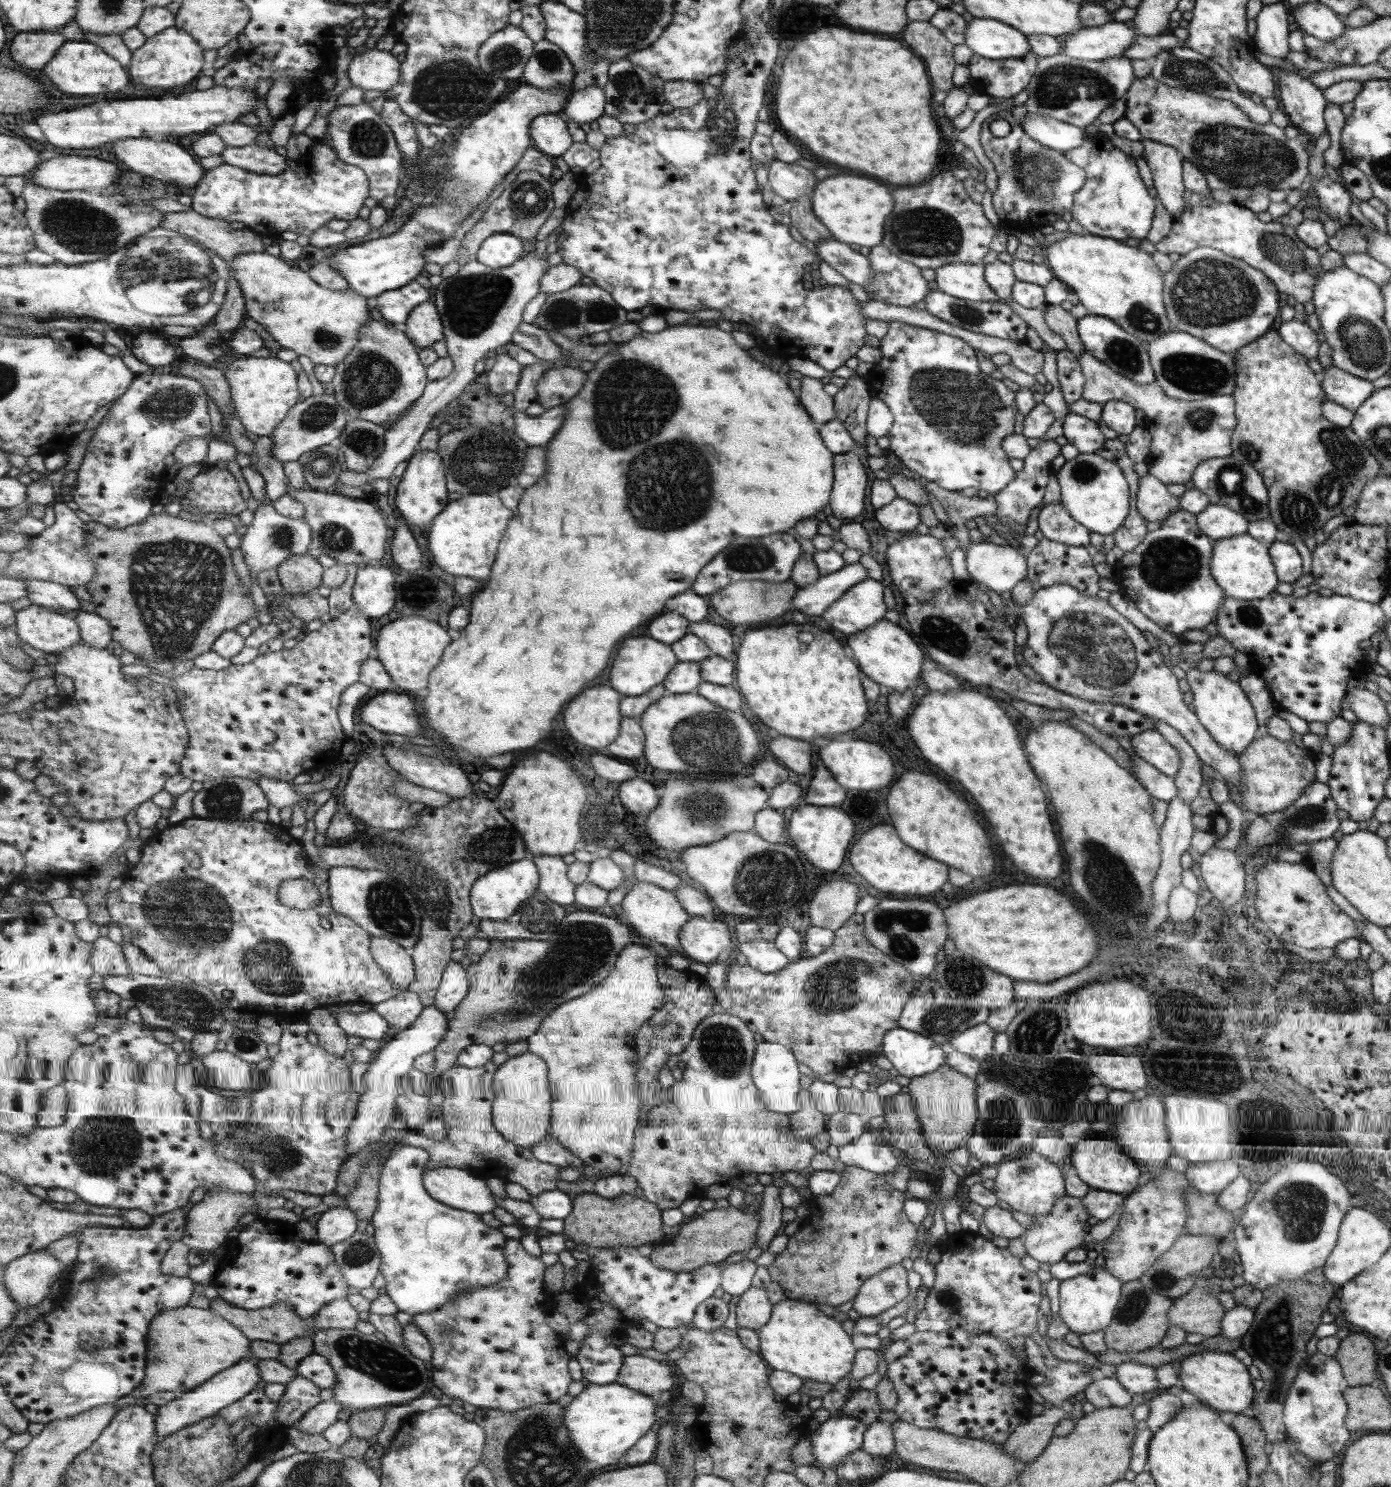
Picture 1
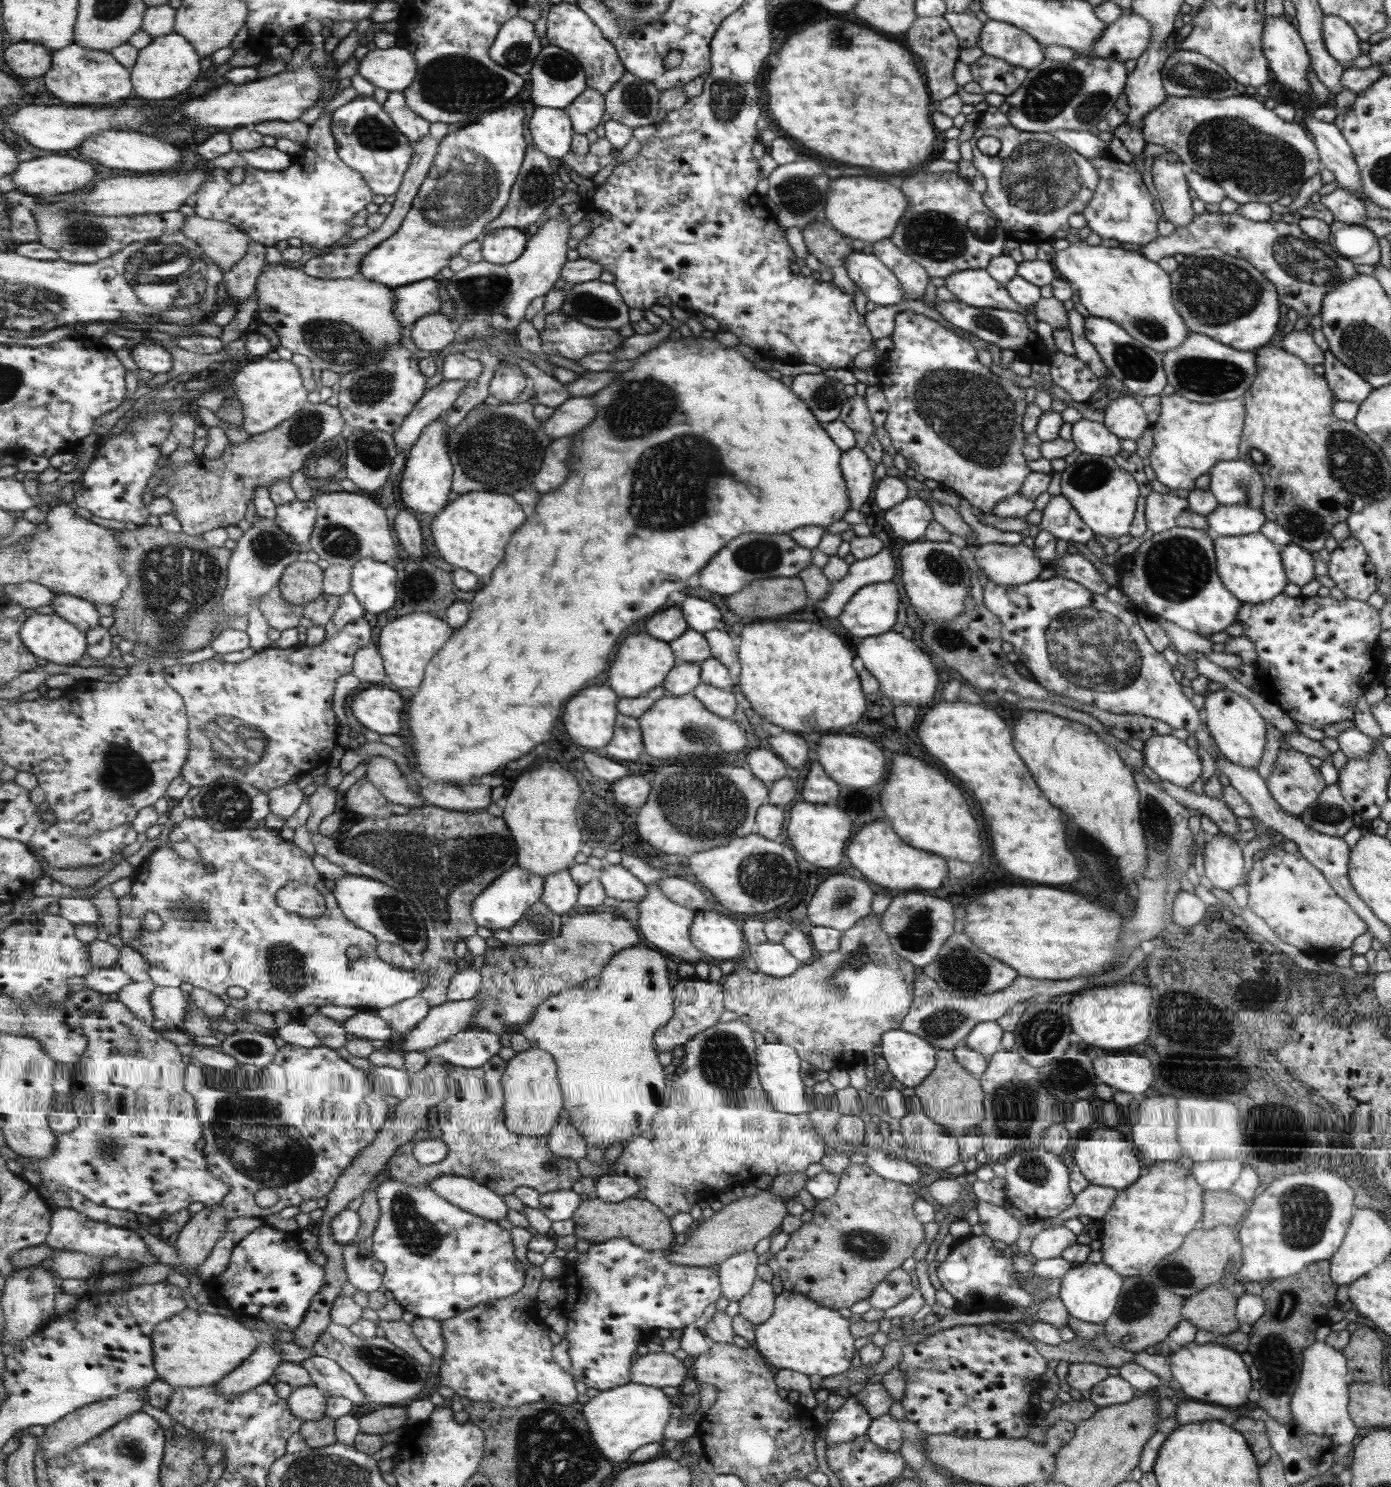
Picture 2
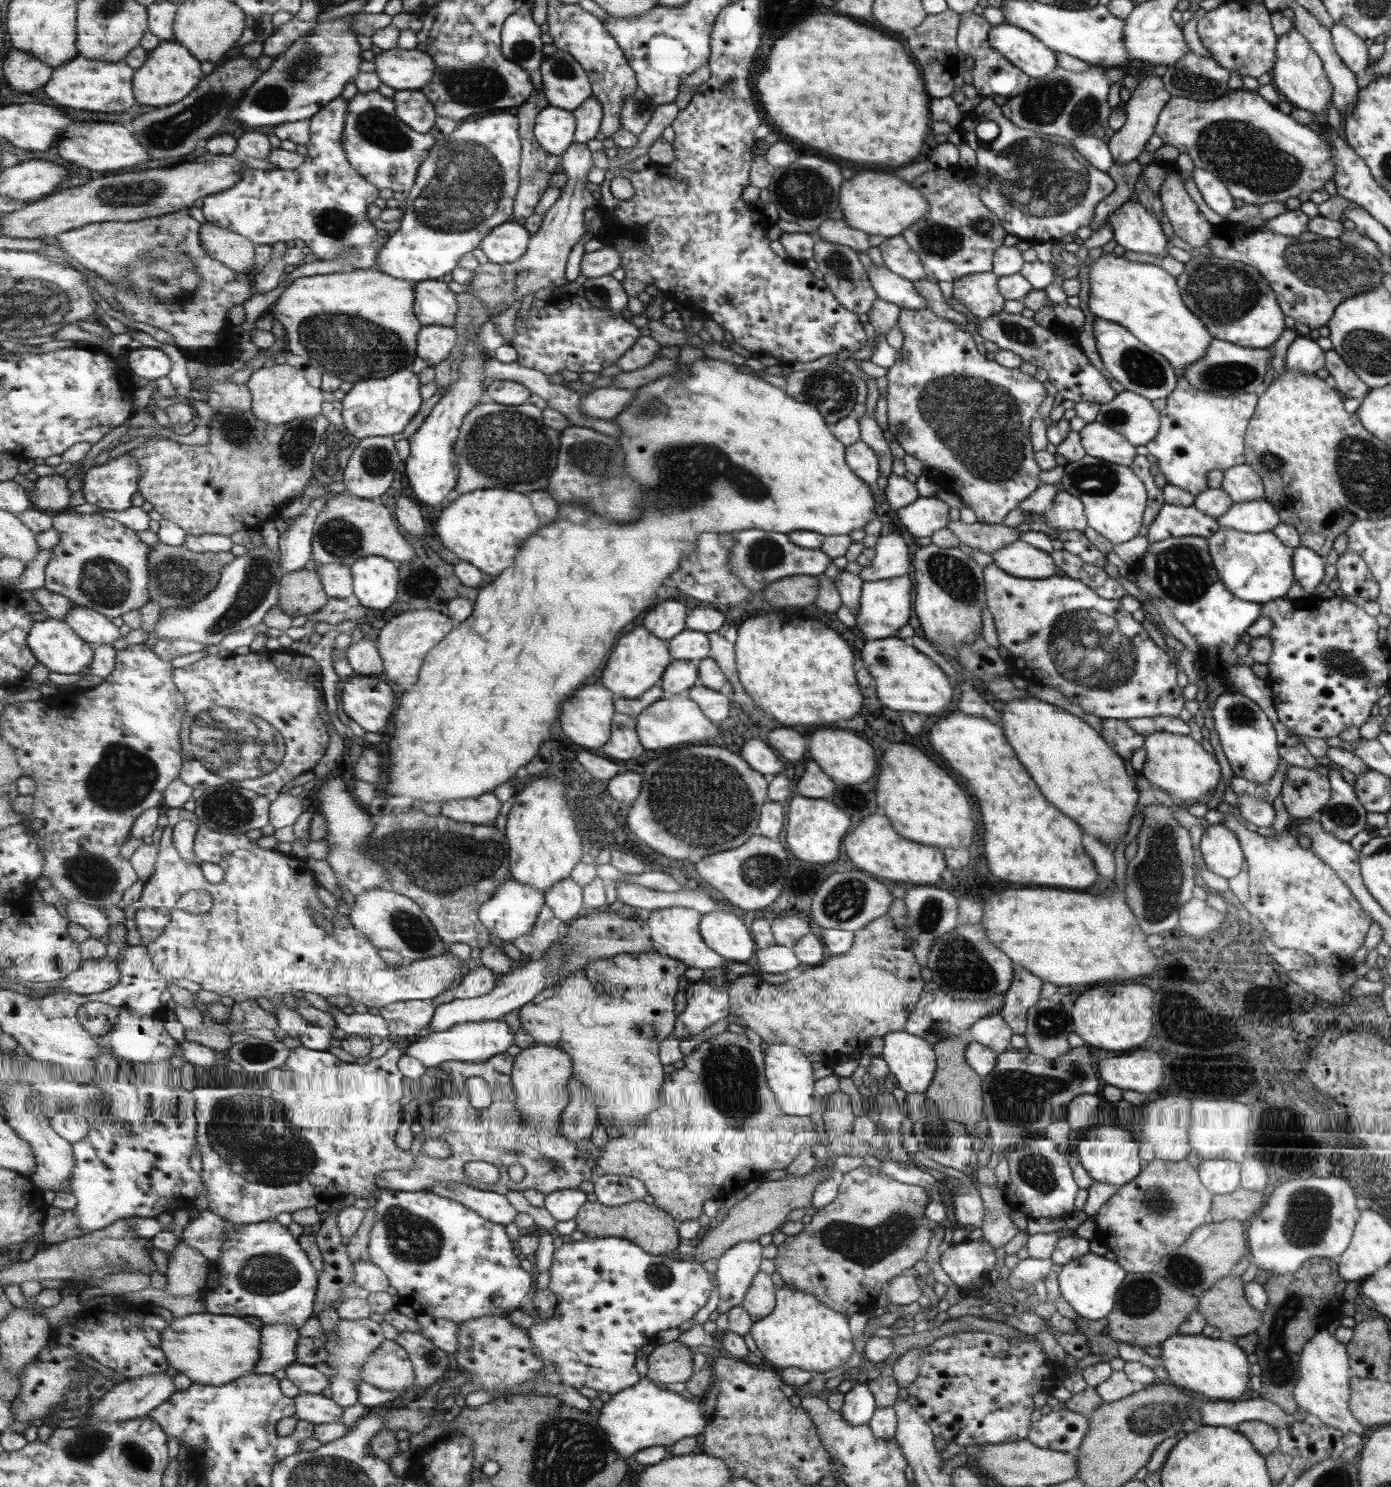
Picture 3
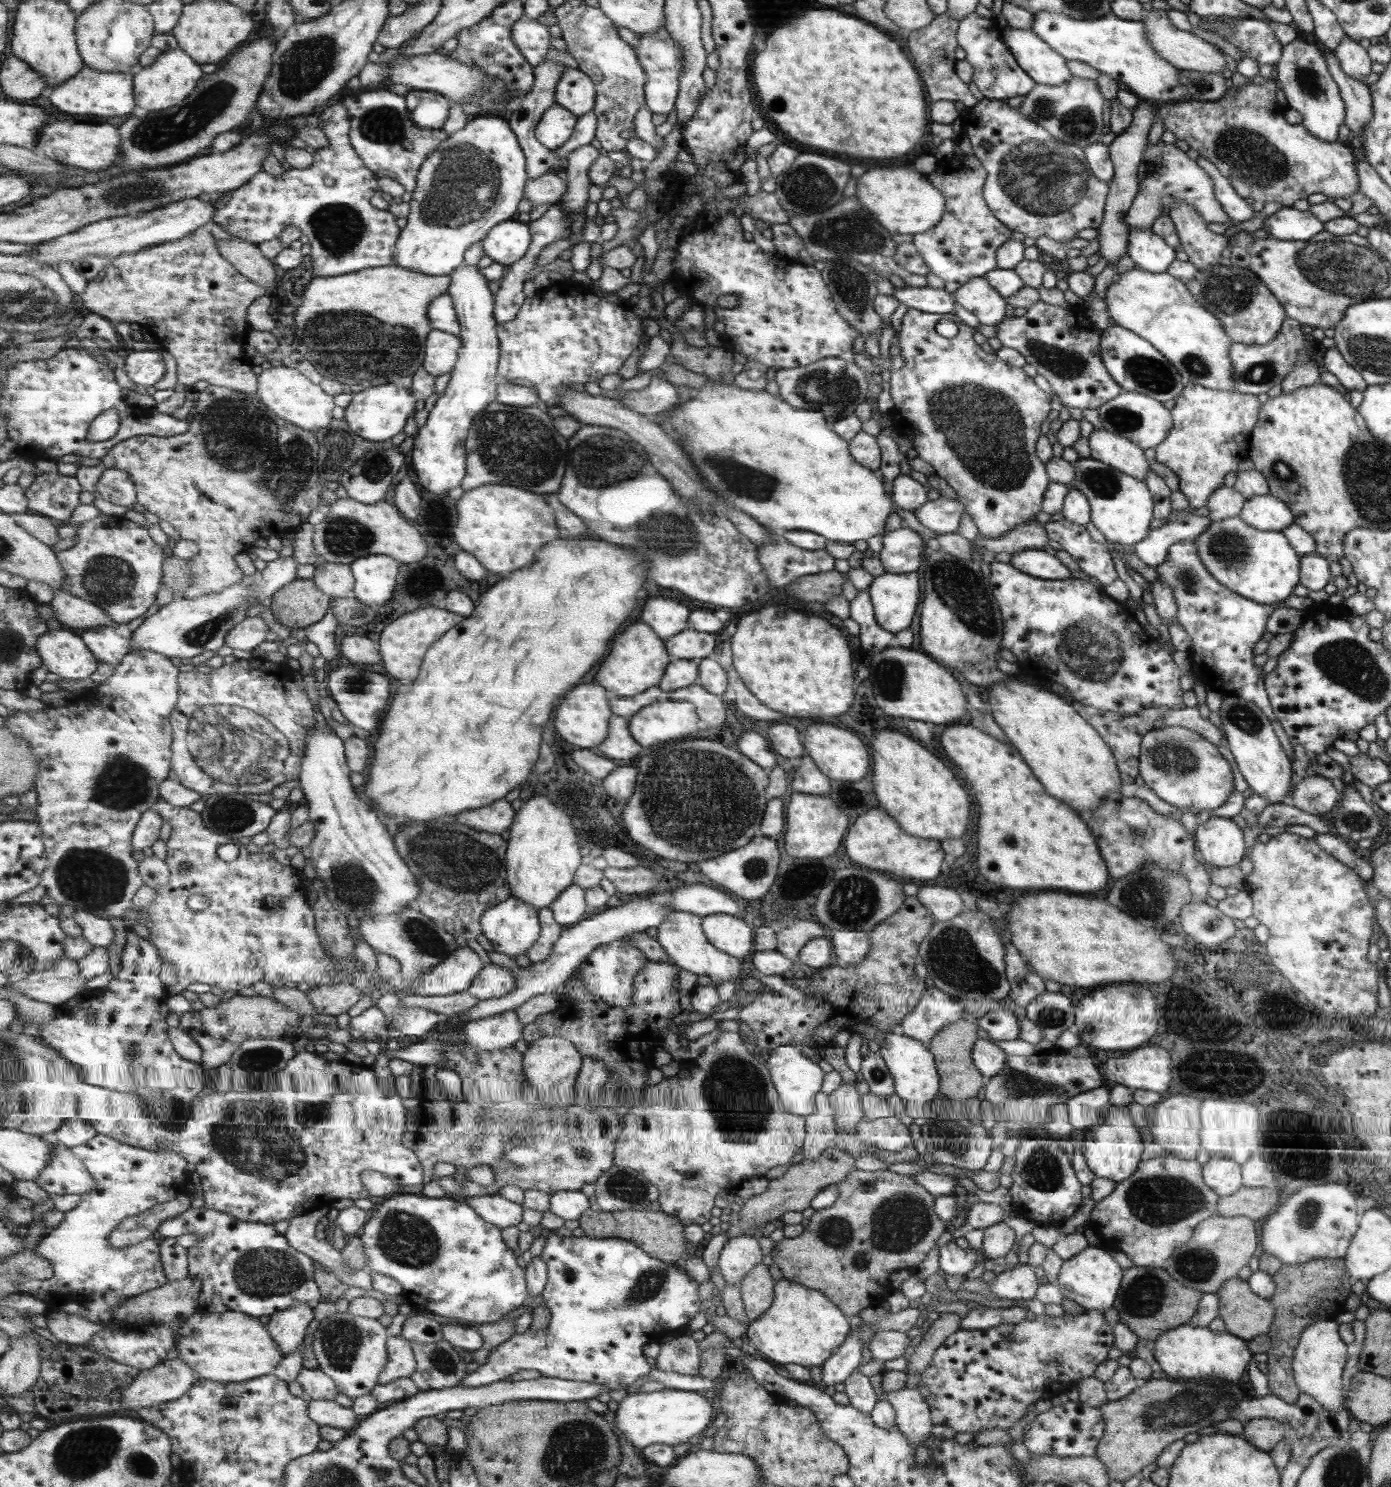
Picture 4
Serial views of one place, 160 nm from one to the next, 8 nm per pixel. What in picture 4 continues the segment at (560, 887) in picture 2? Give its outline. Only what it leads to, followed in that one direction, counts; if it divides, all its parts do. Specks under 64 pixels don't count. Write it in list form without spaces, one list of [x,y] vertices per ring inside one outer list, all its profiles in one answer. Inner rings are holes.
[[[573,883],[550,906],[559,924],[568,928],[587,918],[586,890]]]

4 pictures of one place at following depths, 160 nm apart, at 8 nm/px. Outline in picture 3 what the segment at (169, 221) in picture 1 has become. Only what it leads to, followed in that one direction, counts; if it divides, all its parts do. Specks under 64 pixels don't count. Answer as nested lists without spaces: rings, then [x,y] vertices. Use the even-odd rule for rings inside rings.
[[[206,223],[201,225],[200,237],[208,256],[237,273],[255,274],[257,245],[232,229]]]

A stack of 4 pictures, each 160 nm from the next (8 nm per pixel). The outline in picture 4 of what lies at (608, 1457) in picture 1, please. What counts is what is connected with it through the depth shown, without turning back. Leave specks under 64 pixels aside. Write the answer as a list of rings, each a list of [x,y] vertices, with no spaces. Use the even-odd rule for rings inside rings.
[[[665,1387],[659,1391],[628,1393],[618,1403],[615,1422],[627,1442],[635,1448],[650,1447],[653,1444],[687,1444],[693,1436],[702,1437],[707,1427],[720,1422],[720,1416],[713,1413],[707,1398],[691,1391]]]

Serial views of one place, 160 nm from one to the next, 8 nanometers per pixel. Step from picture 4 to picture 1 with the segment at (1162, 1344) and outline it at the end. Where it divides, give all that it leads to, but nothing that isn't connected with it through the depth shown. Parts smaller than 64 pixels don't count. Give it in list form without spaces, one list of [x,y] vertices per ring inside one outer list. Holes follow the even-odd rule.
[[[1200,1352],[1181,1360],[1178,1377],[1180,1387],[1191,1392],[1201,1405],[1210,1407],[1216,1412],[1233,1412],[1243,1414],[1247,1406],[1251,1406],[1253,1388],[1251,1379],[1247,1374],[1247,1368],[1233,1358],[1231,1353]]]

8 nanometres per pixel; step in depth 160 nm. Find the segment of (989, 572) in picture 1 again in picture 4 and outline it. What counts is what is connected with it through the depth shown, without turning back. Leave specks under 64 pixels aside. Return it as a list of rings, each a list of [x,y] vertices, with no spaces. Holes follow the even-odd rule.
[[[1027,550],[1012,554],[1009,564],[1019,572],[1040,580],[1067,580],[1073,576],[1056,556],[1050,556],[1044,550]]]

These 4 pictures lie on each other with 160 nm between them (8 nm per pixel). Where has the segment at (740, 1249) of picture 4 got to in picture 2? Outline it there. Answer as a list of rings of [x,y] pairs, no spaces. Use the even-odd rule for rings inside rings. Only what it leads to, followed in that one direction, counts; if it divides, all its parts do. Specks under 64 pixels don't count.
[[[752,1250],[737,1252],[720,1264],[719,1274],[722,1281],[722,1294],[729,1302],[739,1302],[751,1288],[757,1268],[757,1254]]]

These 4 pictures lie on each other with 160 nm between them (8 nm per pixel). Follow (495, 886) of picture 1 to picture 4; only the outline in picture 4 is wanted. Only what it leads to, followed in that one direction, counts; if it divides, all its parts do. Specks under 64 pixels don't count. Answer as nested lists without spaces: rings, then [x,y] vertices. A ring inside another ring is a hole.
[[[509,897],[501,904],[488,908],[482,916],[484,936],[489,939],[497,952],[515,957],[526,954],[542,935],[539,909],[519,897]]]

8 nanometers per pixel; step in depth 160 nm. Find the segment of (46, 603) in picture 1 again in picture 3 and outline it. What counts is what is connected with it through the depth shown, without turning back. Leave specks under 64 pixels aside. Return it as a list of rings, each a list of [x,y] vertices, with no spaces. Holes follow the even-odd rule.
[[[77,605],[67,612],[65,621],[71,626],[83,640],[86,640],[93,648],[97,645],[107,644],[119,640],[124,636],[125,630],[117,628],[109,616]]]

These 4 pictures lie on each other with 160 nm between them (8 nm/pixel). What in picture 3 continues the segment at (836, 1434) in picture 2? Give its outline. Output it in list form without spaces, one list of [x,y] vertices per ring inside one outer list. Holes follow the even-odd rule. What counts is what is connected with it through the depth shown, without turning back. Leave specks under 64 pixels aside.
[[[853,1383],[852,1387],[843,1395],[843,1404],[839,1410],[843,1420],[851,1426],[867,1424],[873,1417],[874,1396],[866,1383]]]

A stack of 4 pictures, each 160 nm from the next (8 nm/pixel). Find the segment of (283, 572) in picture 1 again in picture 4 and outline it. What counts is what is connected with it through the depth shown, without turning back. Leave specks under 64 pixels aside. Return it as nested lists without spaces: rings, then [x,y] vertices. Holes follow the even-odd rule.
[[[297,578],[272,596],[271,606],[281,626],[305,630],[325,618],[332,598],[319,590],[313,579]]]

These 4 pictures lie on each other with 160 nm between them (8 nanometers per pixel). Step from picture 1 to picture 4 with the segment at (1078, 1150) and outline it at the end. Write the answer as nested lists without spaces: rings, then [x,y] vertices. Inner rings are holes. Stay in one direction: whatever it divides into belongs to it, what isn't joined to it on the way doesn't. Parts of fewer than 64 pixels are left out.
[[[1113,1107],[1119,1110],[1117,1122],[1093,1126],[1086,1130],[1087,1135],[1081,1141],[1082,1155],[1089,1170],[1096,1178],[1113,1180],[1116,1184],[1129,1179],[1138,1168],[1141,1158],[1141,1138],[1135,1132],[1126,1107]]]

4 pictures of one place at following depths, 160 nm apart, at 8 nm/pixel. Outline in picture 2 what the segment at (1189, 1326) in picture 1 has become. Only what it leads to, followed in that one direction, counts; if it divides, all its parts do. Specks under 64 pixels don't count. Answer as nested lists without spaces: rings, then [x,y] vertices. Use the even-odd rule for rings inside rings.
[[[1215,1282],[1202,1291],[1185,1298],[1181,1315],[1195,1326],[1197,1330],[1205,1330],[1215,1335],[1229,1334],[1238,1331],[1239,1321],[1235,1321],[1234,1312],[1237,1298],[1231,1288],[1225,1288]]]

